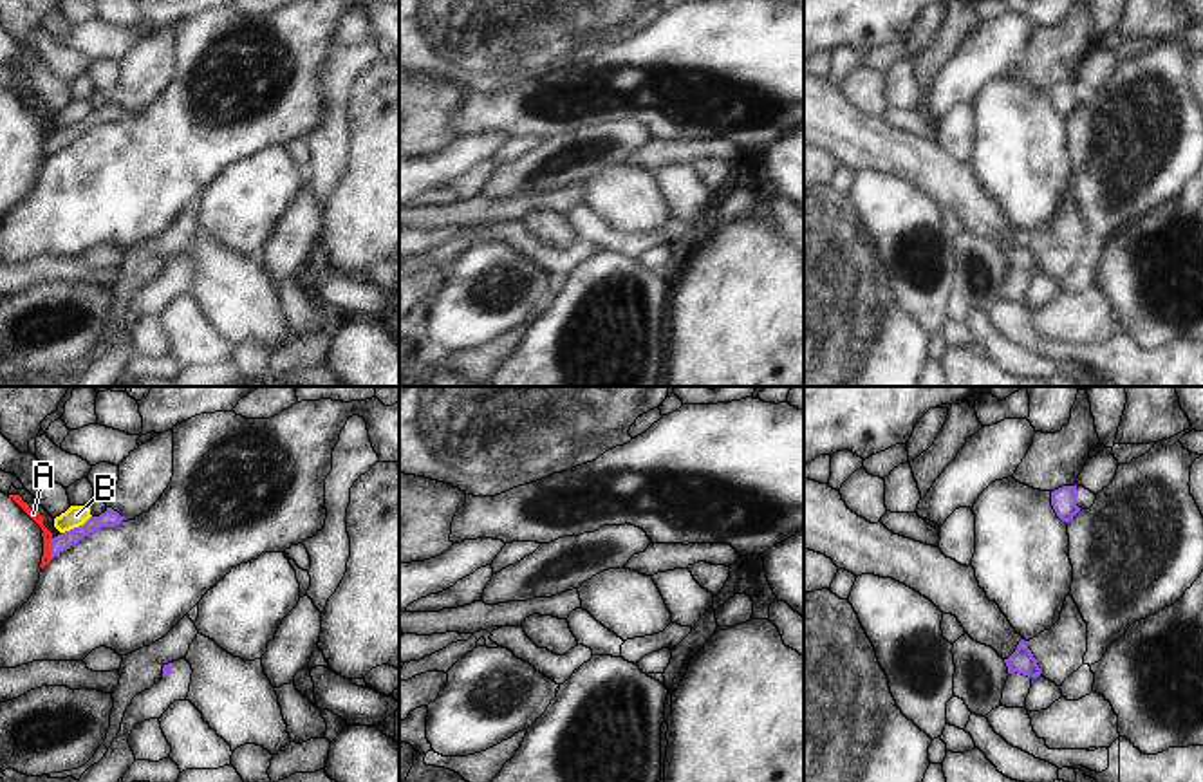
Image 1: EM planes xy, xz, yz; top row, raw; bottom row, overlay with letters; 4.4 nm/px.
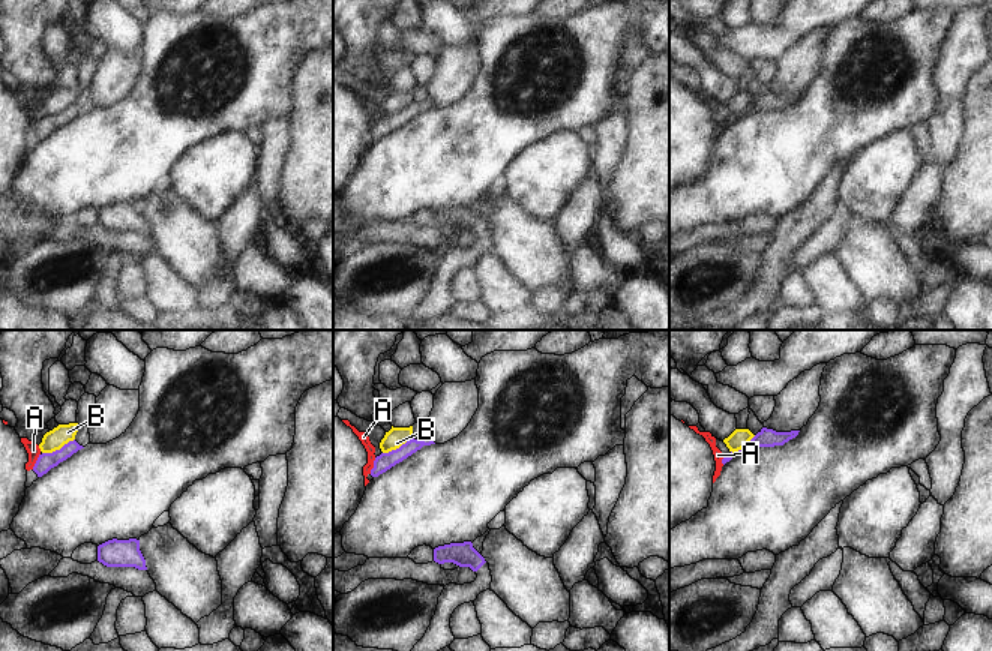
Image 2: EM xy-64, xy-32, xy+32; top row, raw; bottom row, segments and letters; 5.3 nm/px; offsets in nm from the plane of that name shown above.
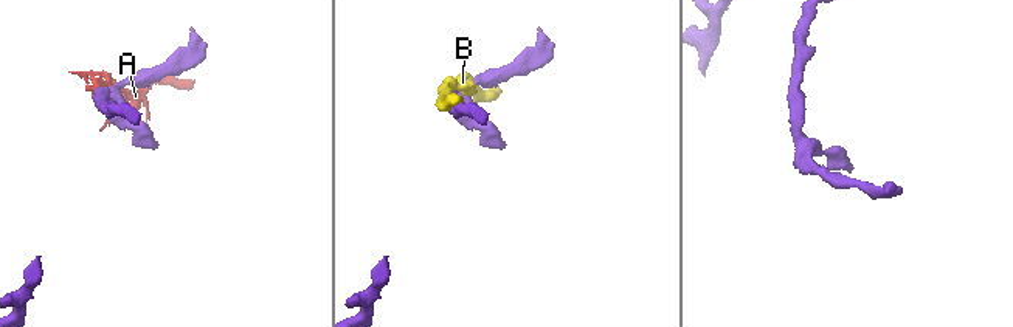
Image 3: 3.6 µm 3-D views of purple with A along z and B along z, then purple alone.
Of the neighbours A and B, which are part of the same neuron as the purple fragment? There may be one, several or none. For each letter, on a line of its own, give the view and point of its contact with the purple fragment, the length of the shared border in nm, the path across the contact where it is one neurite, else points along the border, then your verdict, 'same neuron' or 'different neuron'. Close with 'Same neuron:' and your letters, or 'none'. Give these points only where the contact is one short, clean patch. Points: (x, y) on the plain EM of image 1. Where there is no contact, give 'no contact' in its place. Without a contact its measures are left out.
A: contact xy (51, 145); length 100 nm; border xy (53, 134), (51, 154); different neuron
B: contact xy (76, 123); length 160 nm; different neuron
Same neuron: none

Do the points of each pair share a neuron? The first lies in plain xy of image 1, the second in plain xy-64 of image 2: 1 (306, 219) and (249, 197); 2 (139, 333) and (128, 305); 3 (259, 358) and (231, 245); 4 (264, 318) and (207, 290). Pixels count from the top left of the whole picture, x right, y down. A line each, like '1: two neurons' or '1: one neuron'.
1: one neuron
2: two neurons
3: one neuron
4: two neurons

